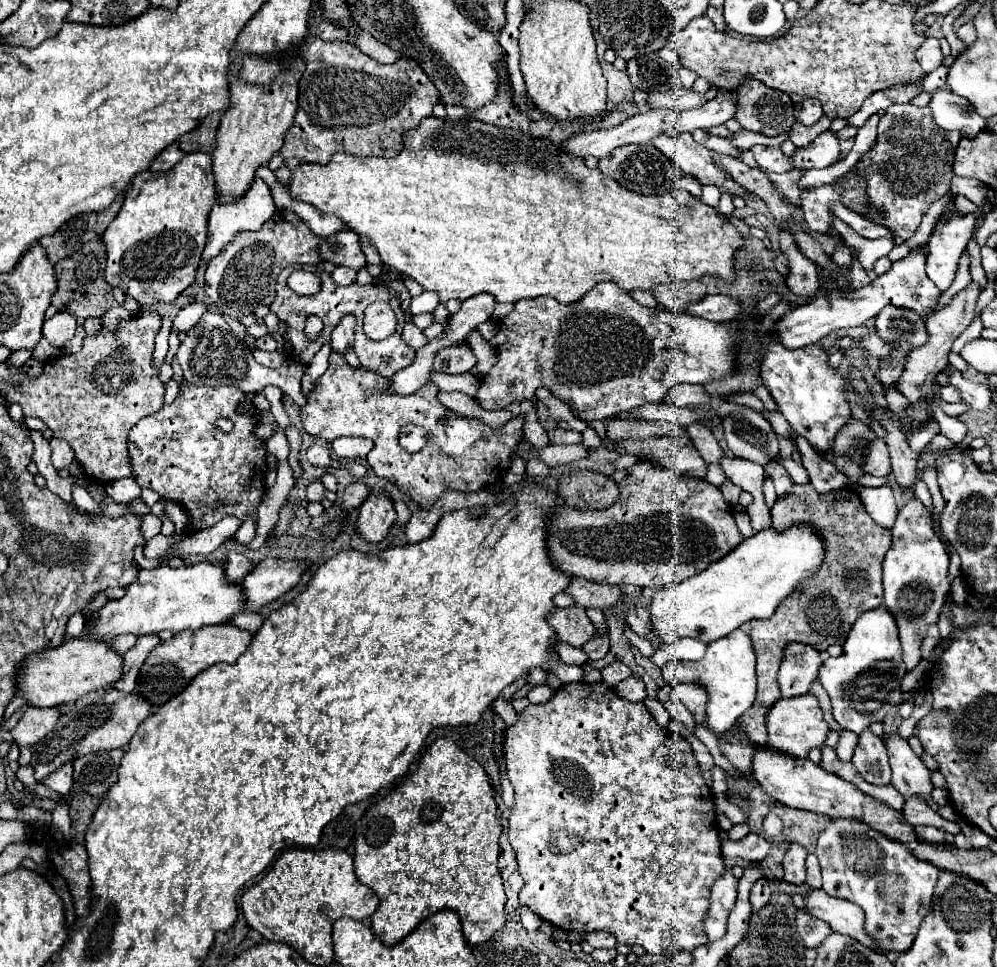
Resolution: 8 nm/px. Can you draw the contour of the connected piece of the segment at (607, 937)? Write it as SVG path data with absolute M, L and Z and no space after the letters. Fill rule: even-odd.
M589 932L589 934L585 934L585 940L593 948L615 948L617 946L615 936L609 932Z

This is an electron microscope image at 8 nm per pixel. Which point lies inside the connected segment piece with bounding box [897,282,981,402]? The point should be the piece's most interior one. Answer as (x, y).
(925, 362)

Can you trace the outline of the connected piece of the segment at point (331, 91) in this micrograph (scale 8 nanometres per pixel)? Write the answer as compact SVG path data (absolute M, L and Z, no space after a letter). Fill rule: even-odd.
M319 38L307 40L301 48L301 56L307 66L299 80L299 108L293 126L285 134L285 144L279 150L279 156L285 160L293 158L297 162L315 162L323 166L325 158L333 156L335 152L345 152L351 156L393 158L399 154L399 150L403 150L403 134L419 126L423 118L431 116L433 106L439 104L439 92L435 84L427 78L415 60L401 58L395 64L379 64L349 42L323 42ZM379 80L393 80L397 84L377 84Z

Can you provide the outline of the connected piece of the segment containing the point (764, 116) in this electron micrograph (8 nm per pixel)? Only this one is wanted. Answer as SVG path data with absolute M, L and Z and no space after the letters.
M745 80L745 84L741 84L737 90L735 120L745 130L777 136L791 130L795 110L785 92L767 88L763 82Z

